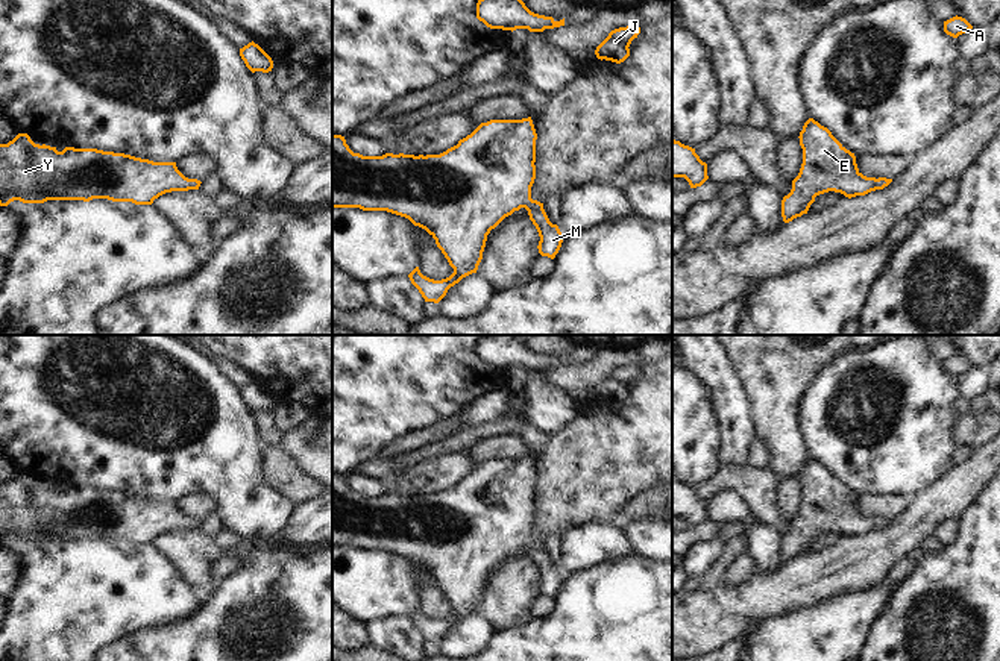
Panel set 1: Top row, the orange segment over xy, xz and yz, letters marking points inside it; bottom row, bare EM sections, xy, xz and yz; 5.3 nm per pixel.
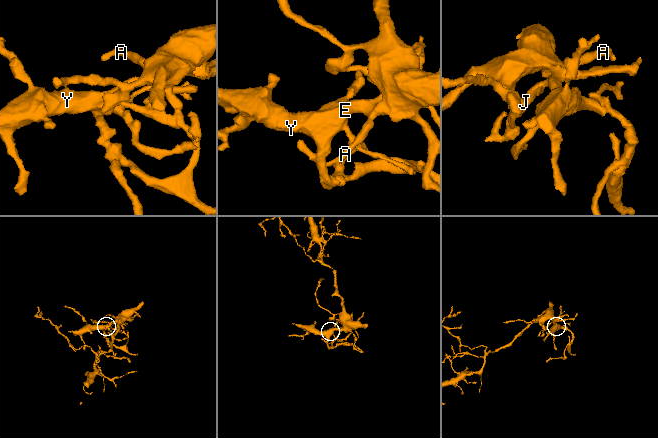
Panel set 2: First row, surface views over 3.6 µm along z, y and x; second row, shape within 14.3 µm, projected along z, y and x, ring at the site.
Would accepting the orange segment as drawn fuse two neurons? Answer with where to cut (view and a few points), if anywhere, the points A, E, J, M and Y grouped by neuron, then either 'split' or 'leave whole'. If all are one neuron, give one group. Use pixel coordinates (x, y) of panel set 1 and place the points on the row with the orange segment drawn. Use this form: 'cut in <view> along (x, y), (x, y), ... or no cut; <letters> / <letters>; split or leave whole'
no cut; A E J M Y; leave whole

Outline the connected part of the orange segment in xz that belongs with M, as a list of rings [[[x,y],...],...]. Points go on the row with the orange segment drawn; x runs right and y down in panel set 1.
[[[531,117],[481,123],[457,146],[440,155],[426,156],[404,153],[363,156],[349,149],[344,136],[332,135],[332,208],[387,211],[425,229],[436,240],[454,273],[434,280],[416,267],[408,277],[425,302],[439,303],[451,287],[476,273],[490,230],[520,208],[528,211],[539,232],[539,253],[551,259],[558,253],[564,235],[549,221],[543,203],[531,199],[536,179],[536,139]]]

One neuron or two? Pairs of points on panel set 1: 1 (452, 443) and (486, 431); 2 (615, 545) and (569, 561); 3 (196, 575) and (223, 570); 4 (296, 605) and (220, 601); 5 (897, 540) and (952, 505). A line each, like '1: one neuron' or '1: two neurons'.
1: one neuron
2: one neuron
3: two neurons
4: one neuron
5: one neuron

